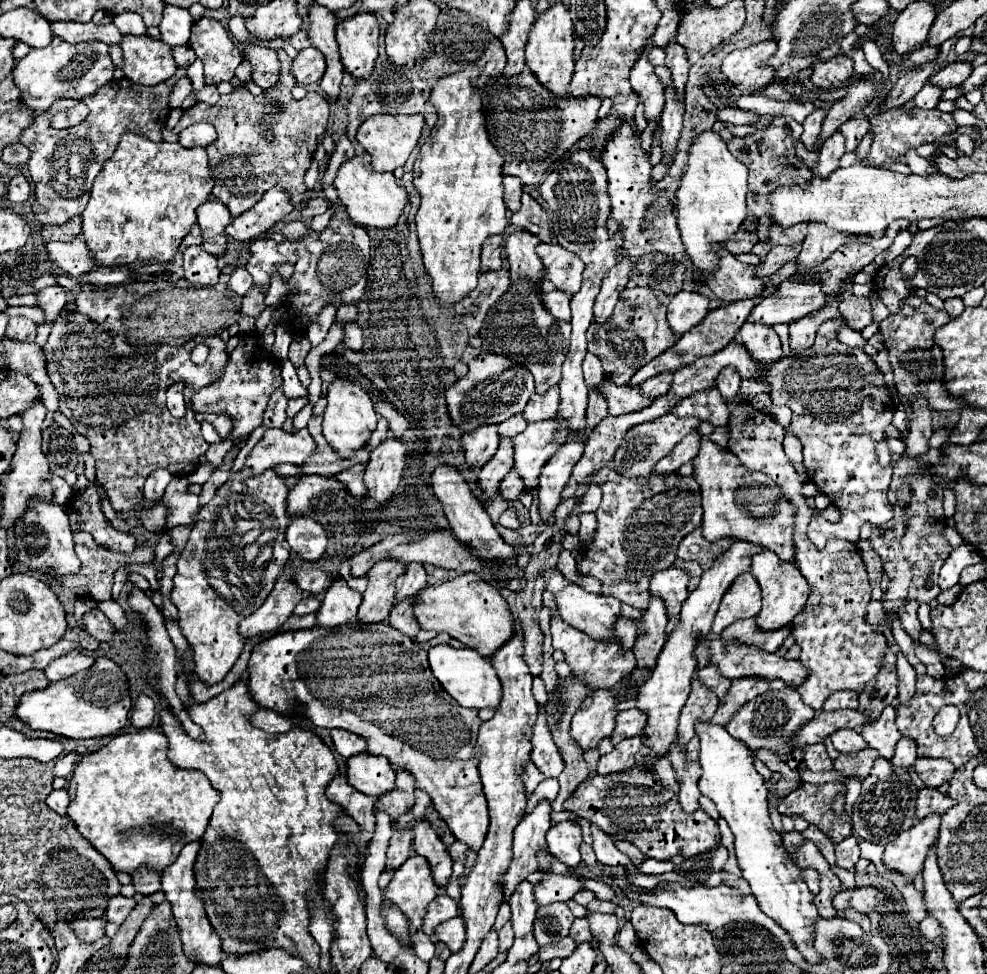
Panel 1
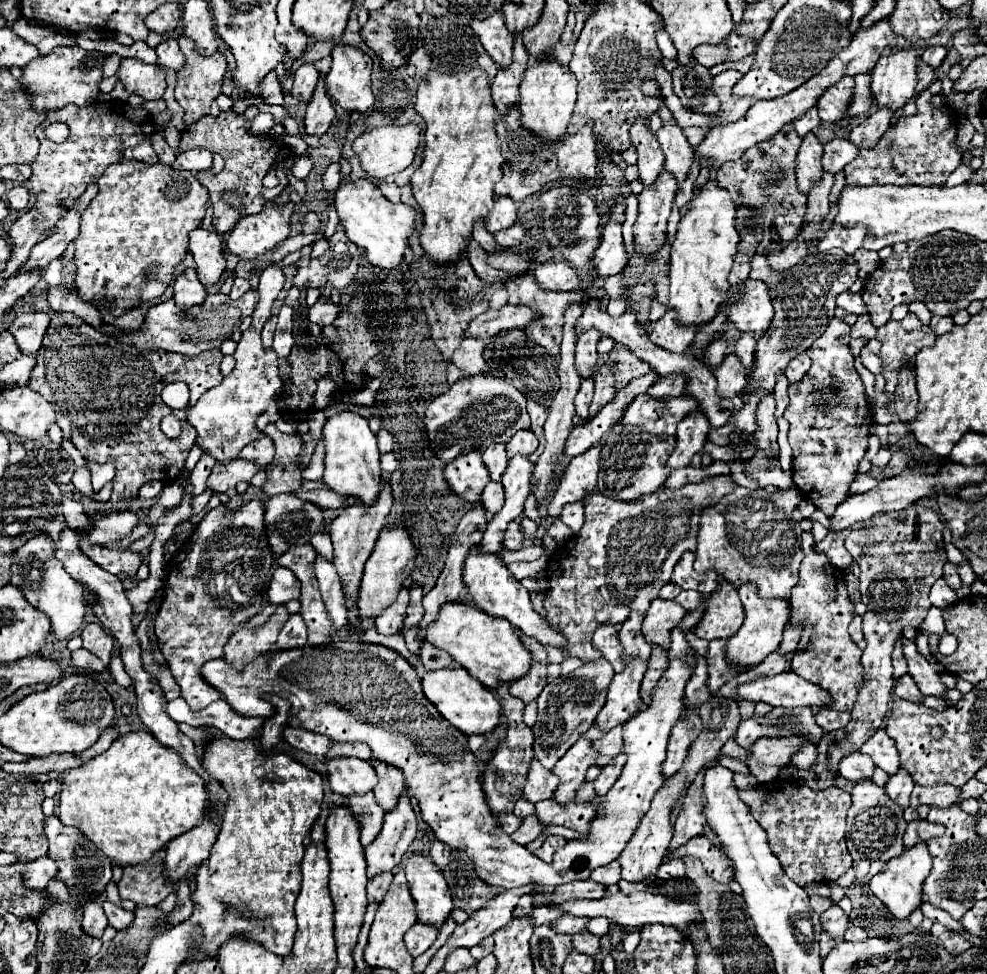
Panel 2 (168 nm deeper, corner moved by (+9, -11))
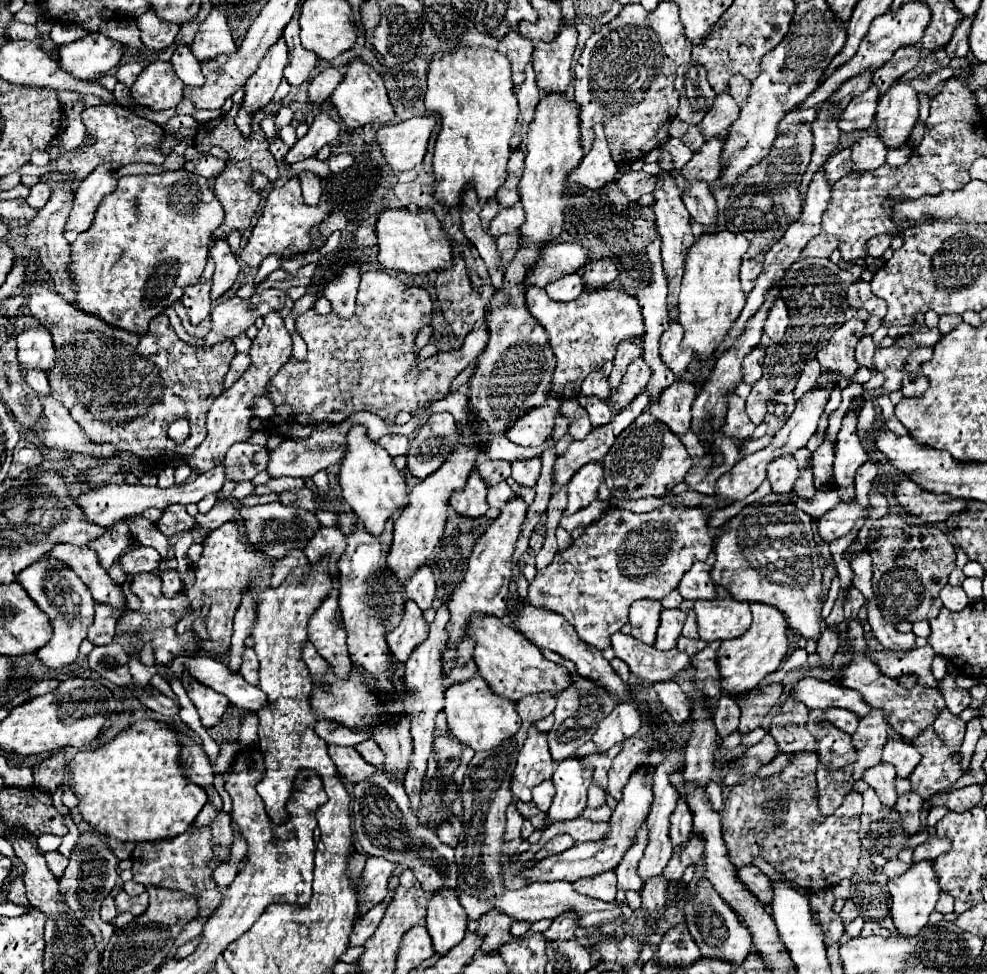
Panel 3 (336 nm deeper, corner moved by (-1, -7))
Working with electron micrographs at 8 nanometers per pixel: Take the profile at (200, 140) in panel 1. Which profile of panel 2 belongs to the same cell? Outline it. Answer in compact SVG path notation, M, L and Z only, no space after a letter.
M190 149L190 151L184 151L176 157L174 169L184 169L184 171L192 171L192 173L198 173L198 171L206 171L212 167L212 153L206 151L206 149Z

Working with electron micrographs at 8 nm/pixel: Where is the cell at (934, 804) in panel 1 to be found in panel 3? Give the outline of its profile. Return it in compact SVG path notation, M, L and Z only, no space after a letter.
M928 835L928 839L914 849L914 861L930 859L934 861L938 855L950 851L950 839L938 837L938 835Z

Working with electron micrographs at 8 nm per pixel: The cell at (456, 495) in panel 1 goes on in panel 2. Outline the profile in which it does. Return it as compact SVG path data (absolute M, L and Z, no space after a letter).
M474 547L464 563L464 583L466 583L466 589L468 593L472 595L474 599L474 605L492 615L492 617L502 617L502 619L508 619L514 627L518 627L524 635L528 637L534 637L538 643L542 645L550 645L550 647L566 647L566 637L552 629L552 625L540 617L534 609L532 609L532 603L530 603L530 595L528 591L520 585L520 581L516 581L510 571L504 567L502 559L496 557L496 555L484 555L478 551L478 547Z

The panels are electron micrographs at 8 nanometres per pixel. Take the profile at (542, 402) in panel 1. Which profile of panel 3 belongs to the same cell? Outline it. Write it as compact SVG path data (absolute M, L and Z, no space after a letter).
M540 457L512 461L512 479L522 485L534 485L540 475L540 465L542 465Z

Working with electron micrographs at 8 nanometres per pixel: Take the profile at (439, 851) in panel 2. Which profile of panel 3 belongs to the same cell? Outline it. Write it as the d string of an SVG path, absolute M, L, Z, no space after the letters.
M450 819L450 821L444 821L444 825L438 829L438 837L442 843L450 845L450 847L456 847L458 843L458 835L460 835L460 821L458 819Z

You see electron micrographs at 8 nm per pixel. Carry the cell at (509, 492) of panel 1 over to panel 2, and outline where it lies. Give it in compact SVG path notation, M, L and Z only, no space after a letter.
M490 481L486 487L484 487L484 493L480 495L480 501L482 501L482 507L490 513L498 513L502 509L502 503L504 503L504 487L502 483L496 483L496 481Z

